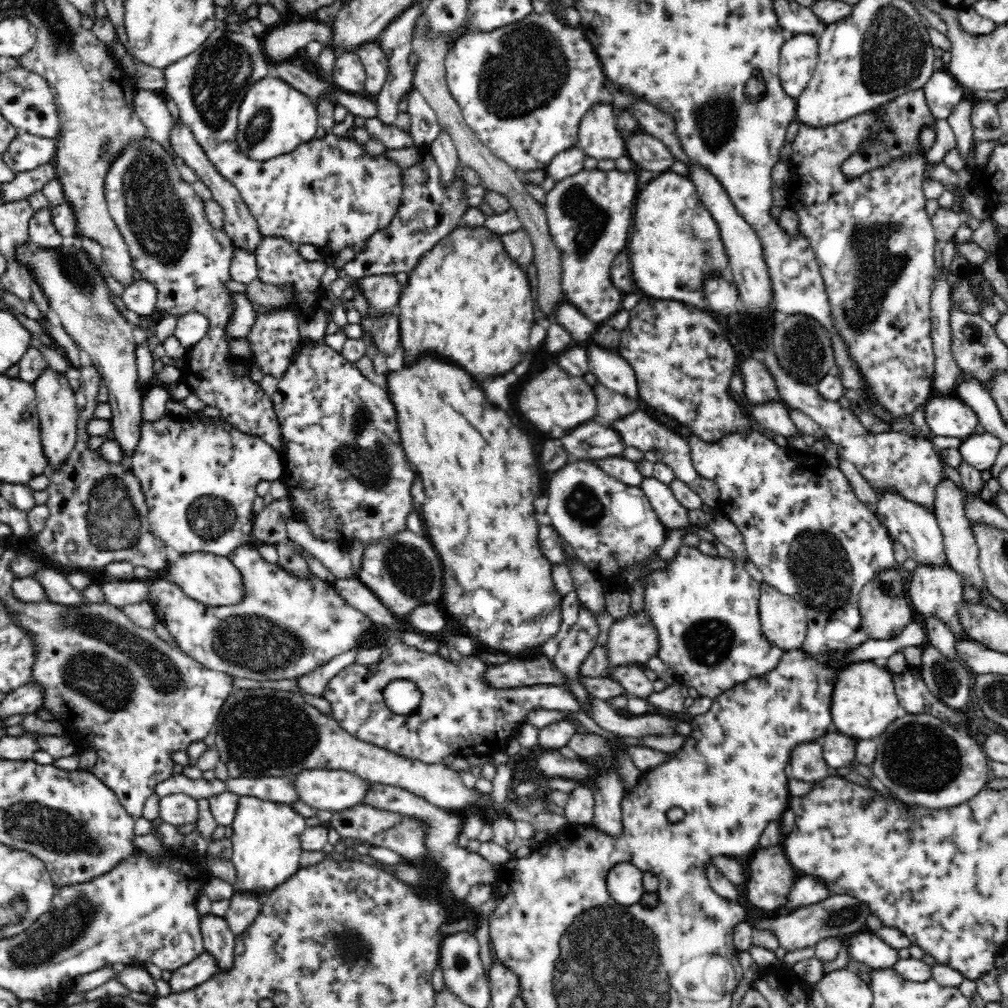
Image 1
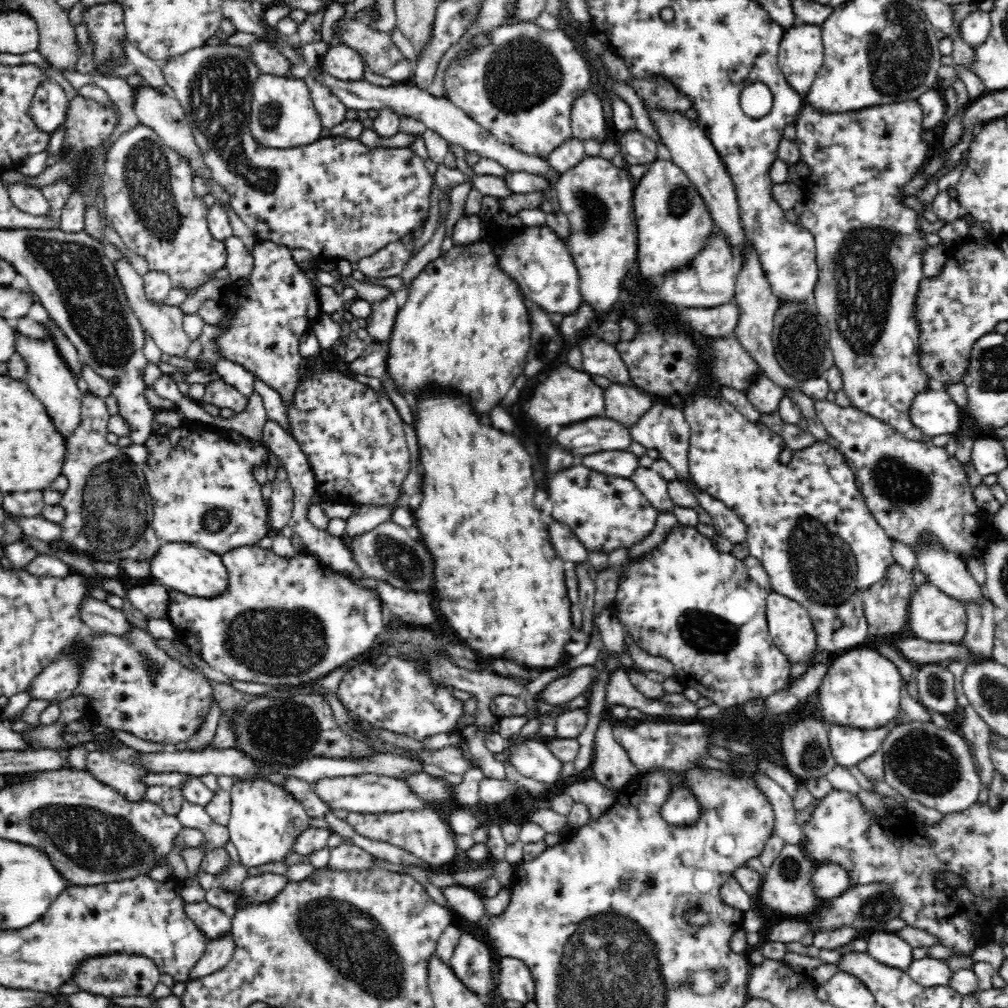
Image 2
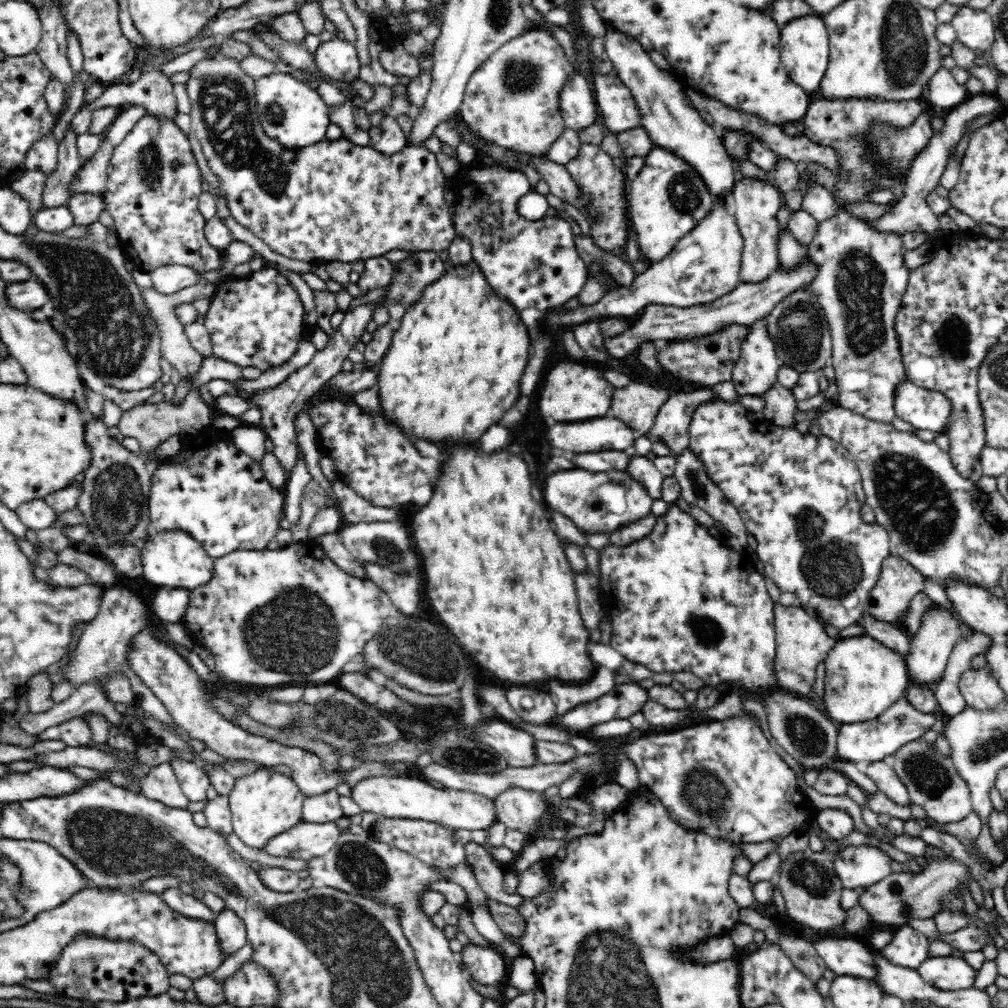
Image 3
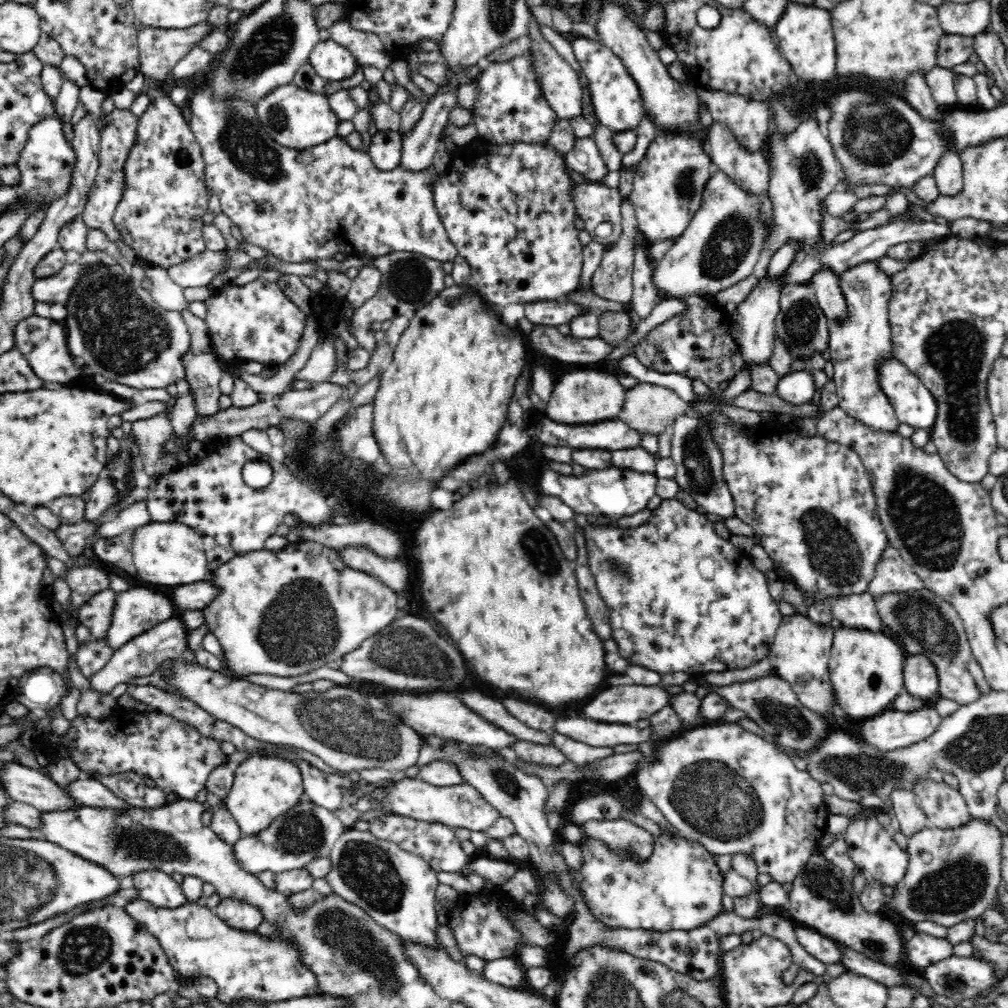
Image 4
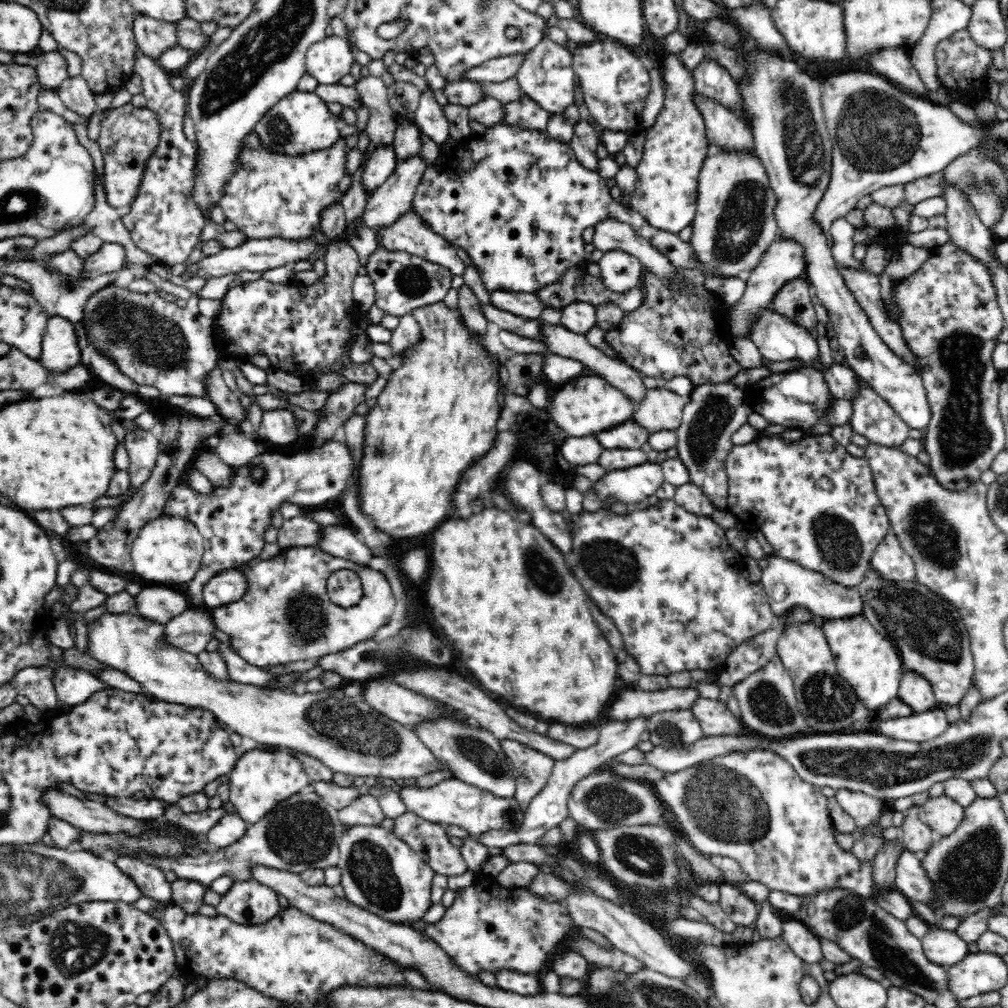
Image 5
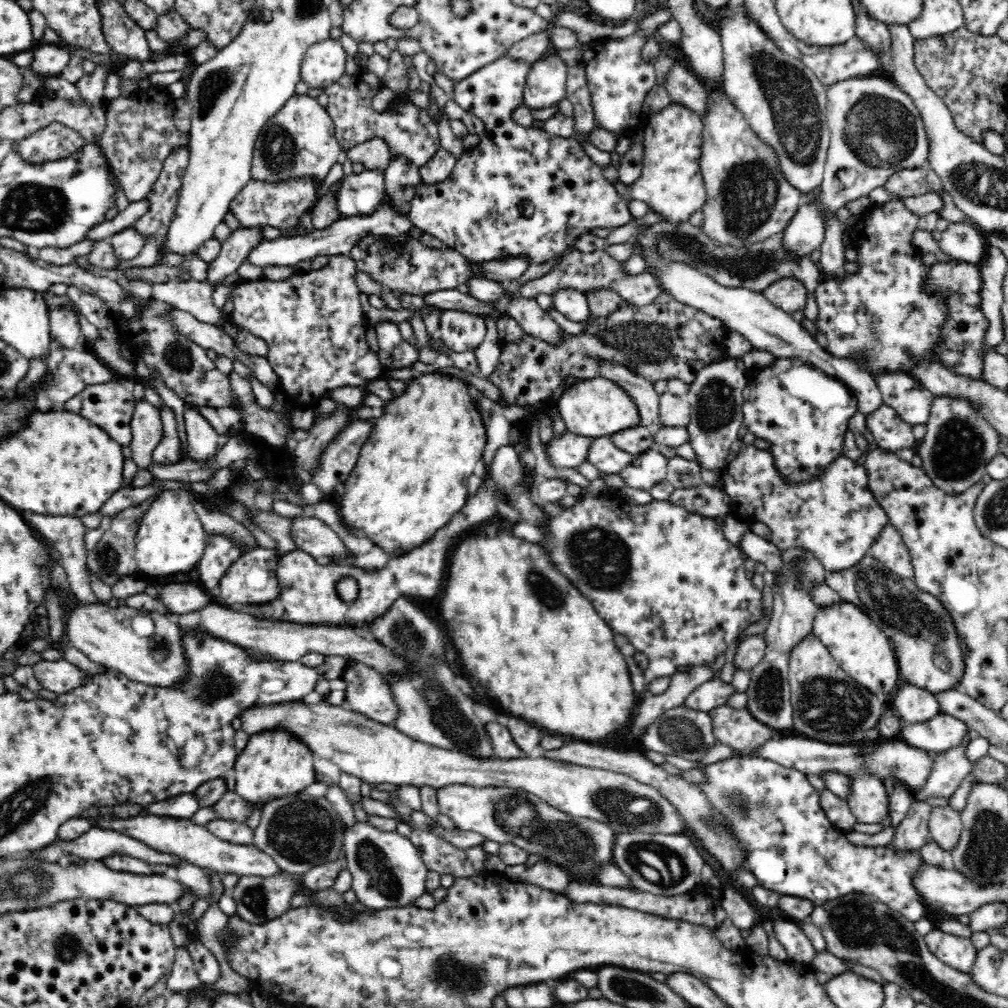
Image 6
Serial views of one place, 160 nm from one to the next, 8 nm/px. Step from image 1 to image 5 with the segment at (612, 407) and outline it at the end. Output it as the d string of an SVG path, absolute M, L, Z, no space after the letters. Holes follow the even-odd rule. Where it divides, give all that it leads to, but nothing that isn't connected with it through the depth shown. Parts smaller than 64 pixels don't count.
M662 387L648 390L648 396L635 404L632 420L651 433L660 430L675 431L682 422L682 413L687 398Z

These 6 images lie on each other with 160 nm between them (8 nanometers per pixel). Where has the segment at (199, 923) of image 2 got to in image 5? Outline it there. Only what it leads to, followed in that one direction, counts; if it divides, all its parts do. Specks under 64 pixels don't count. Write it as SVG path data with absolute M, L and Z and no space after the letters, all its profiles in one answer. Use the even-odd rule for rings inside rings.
M115 856L115 866L124 874L135 880L142 890L142 894L156 900L168 900L170 902L170 884L166 880L164 871L148 864L142 858L131 856Z

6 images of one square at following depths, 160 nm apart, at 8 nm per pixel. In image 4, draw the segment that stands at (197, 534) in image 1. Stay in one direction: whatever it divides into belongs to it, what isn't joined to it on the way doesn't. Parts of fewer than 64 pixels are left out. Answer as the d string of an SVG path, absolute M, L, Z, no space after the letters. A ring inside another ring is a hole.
M241 435L231 437L222 442L205 444L207 458L191 462L186 467L177 465L170 473L162 477L154 487L147 490L146 506L152 522L181 522L192 527L203 539L204 552L208 572L219 569L229 560L246 553L264 548L264 542L272 534L276 534L278 525L282 523L285 514L293 514L297 520L310 526L324 526L332 519L332 505L328 503L328 488L325 484L313 478L300 476L300 470L292 470L283 462L272 459L268 454L262 454L245 443ZM260 459L267 462L273 470L272 482L263 489L254 490L242 478L242 466L248 460Z

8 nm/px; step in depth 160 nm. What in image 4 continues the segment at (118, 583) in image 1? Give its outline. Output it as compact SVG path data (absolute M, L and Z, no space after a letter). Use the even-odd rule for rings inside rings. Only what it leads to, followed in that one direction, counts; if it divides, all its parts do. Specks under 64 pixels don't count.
M211 579L198 580L167 591L180 616L188 610L202 611L220 596L220 587Z

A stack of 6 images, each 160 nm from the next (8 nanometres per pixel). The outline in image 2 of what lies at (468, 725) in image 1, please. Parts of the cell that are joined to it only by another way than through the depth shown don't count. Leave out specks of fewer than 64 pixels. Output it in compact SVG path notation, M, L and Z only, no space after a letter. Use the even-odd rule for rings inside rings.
M390 657L383 668L375 668L371 661L361 660L341 678L338 696L356 724L357 720L366 720L376 728L405 734L416 741L435 734L449 735L464 714L462 702L450 689L434 685L426 673L417 670L415 662L405 662L401 658Z

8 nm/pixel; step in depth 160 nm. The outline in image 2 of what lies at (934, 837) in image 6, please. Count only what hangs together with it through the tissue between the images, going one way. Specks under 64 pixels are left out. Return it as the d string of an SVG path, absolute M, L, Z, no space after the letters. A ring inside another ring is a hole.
M910 722L894 728L884 740L884 781L902 796L918 800L943 815L964 812L980 794L980 777L971 745L959 731L940 730L933 723Z

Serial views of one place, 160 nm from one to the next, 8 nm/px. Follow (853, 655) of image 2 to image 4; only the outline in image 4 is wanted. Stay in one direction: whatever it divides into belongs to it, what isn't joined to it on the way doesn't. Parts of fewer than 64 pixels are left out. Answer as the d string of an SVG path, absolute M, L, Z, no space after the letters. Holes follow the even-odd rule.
M842 626L834 632L829 664L830 678L834 687L837 704L843 708L849 718L871 718L890 710L892 700L905 691L903 683L904 652L886 633L872 632L866 629Z

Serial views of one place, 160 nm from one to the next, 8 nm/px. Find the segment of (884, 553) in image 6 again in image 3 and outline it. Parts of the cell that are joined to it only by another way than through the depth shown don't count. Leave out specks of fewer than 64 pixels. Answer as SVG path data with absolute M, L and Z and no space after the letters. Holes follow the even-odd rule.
M892 554L884 558L879 579L869 593L865 610L878 620L897 624L915 594L924 591L927 579L907 560Z

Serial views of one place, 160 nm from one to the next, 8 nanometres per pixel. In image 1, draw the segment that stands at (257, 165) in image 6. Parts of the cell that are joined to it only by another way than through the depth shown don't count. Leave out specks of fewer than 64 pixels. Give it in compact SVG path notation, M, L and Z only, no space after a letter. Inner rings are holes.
M268 75L255 82L240 103L238 142L248 157L268 161L314 140L319 127L317 118L317 106L307 94Z

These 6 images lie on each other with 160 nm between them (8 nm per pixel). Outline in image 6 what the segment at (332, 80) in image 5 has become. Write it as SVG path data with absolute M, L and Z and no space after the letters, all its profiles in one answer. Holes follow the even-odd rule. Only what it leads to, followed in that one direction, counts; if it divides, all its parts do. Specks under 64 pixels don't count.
M338 39L313 44L300 64L300 78L309 88L326 91L344 76L346 51Z

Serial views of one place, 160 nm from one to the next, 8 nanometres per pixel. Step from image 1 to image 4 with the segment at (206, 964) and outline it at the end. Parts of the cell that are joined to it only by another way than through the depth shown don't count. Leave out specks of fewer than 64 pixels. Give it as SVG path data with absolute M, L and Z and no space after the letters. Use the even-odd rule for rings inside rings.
M233 896L223 897L213 911L228 926L242 930L256 930L265 920L263 912L251 902L242 902Z

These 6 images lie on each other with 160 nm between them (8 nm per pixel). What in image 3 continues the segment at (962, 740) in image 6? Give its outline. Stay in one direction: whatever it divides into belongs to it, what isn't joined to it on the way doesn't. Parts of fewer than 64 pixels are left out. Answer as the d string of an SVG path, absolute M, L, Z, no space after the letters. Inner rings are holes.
M902 697L880 714L878 718L853 724L843 724L839 729L837 742L838 758L848 762L860 762L860 760L882 761L886 756L892 756L906 743L918 741L931 729L940 732L942 728L942 720L939 715L920 712L914 709L905 697Z

